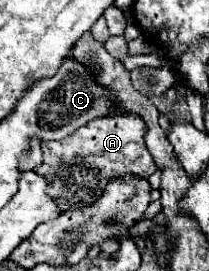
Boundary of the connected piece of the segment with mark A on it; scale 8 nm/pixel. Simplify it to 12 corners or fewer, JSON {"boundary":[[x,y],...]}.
{"boundary":[[92,119],[44,141],[34,171],[60,213],[92,205],[108,181],[148,179],[144,123]]}

